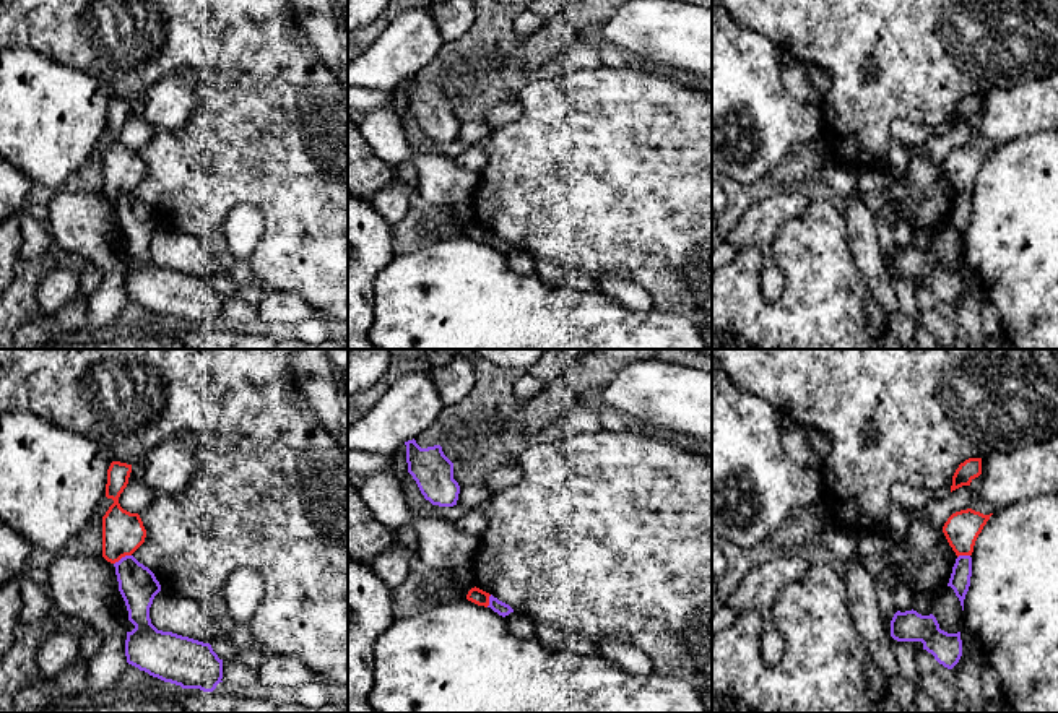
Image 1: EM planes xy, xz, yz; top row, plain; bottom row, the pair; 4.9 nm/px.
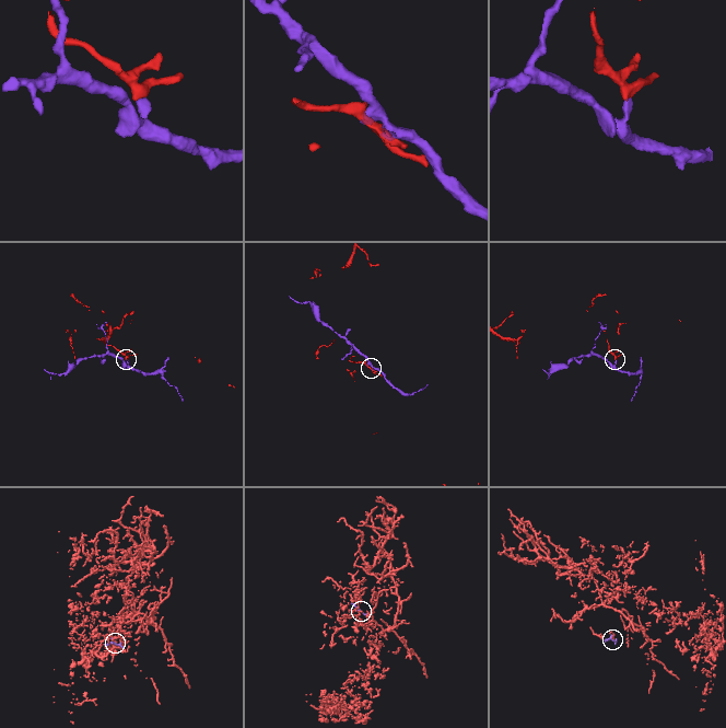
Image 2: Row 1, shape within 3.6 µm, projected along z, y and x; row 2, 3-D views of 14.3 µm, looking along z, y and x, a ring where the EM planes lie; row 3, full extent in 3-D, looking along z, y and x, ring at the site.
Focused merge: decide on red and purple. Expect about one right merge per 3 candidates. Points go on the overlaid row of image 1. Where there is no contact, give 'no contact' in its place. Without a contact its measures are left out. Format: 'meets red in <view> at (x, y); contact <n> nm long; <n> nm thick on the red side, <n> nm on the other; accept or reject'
meets red in xy at (122, 556); contact 100 nm long; 200 nm thick on the red side, 190 nm on the other; reject

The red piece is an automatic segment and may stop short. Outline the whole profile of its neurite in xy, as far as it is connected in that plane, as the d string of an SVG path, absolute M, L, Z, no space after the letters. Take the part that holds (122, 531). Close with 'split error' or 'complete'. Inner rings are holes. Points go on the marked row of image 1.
M112 461L107 469L106 497L114 503L102 516L102 557L115 564L132 555L146 538L146 529L138 513L124 510L119 497L128 484L132 465Z; complete

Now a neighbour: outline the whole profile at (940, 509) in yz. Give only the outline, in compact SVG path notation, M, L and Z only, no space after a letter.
M962 486L944 497L934 497L921 510L934 528L943 529L947 518L956 512L970 508L975 497L977 494L969 486Z

